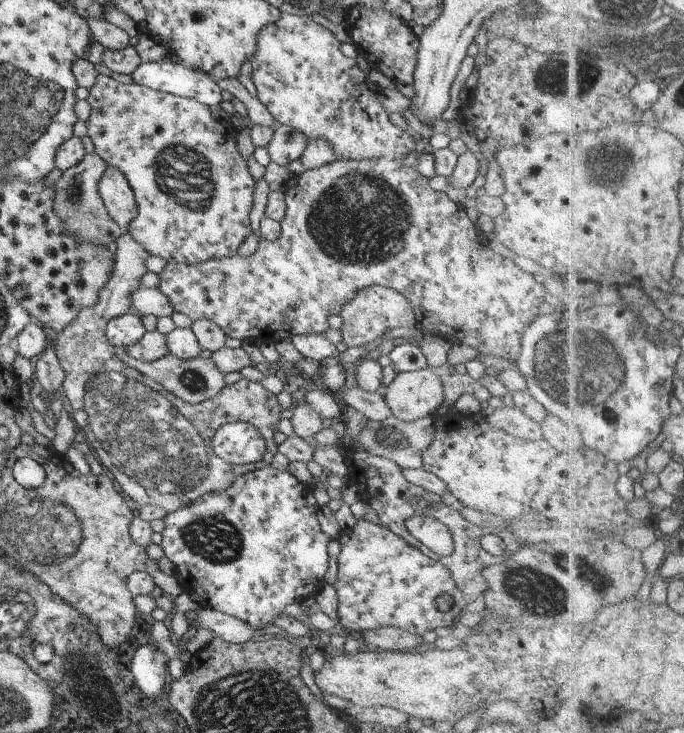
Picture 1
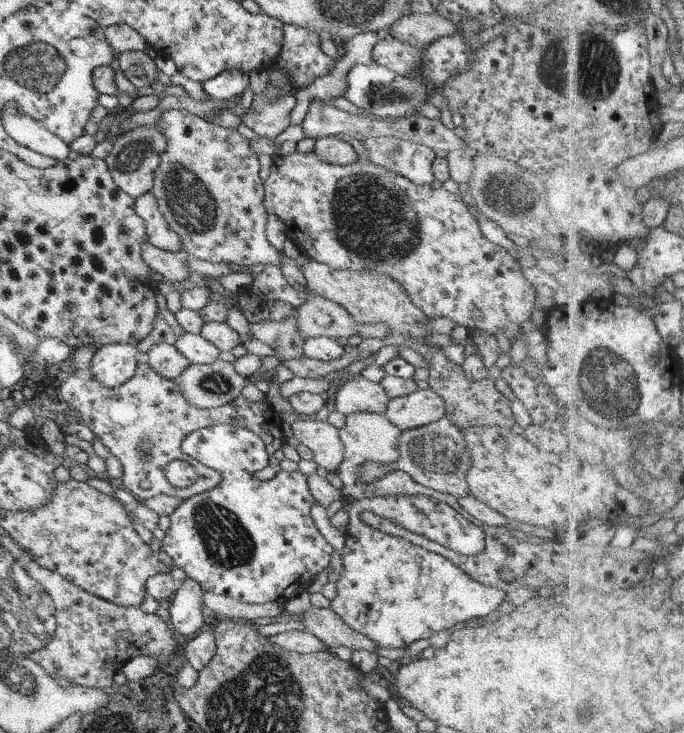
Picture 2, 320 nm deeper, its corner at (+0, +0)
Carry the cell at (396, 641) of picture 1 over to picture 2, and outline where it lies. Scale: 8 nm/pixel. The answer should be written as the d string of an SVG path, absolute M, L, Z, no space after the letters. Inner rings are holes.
M307 608L298 617L304 630L316 636L329 647L346 646L349 650L373 651L376 644L366 636L351 630L330 608Z

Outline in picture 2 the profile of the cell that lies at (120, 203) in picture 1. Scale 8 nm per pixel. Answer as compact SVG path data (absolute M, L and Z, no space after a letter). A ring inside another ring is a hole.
M155 123L140 125L121 133L114 140L110 152L104 158L109 174L117 188L120 188L132 199L136 199L144 192L149 191L154 179L154 170L160 163L160 151L165 148L166 138Z

